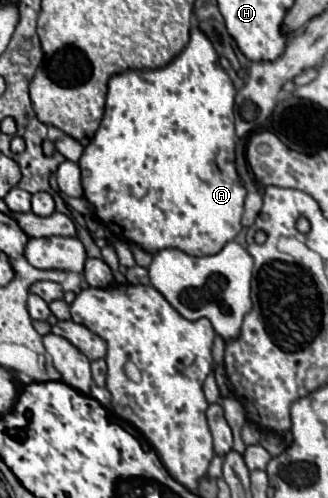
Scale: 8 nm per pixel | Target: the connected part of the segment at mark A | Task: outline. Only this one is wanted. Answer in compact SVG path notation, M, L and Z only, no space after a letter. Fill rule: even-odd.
M194 28L190 32L190 42L188 46L164 68L156 68L156 70L128 70L122 72L118 76L112 76L110 84L108 84L108 98L106 98L106 108L104 108L104 118L100 122L100 128L96 130L94 138L90 140L90 144L84 148L78 166L82 172L82 188L84 188L84 198L94 206L94 214L98 216L100 222L104 222L104 226L118 236L120 240L132 242L138 248L142 248L148 254L154 254L158 250L164 248L178 248L186 254L194 254L194 256L210 256L210 254L218 254L218 250L222 250L222 246L230 240L234 240L234 236L242 230L240 218L244 212L244 198L246 198L246 188L242 186L238 172L236 172L236 164L234 164L234 144L236 144L236 136L234 136L234 84L228 78L228 74L224 72L224 68L216 68L218 66L218 56L210 44L210 40L198 30Z

